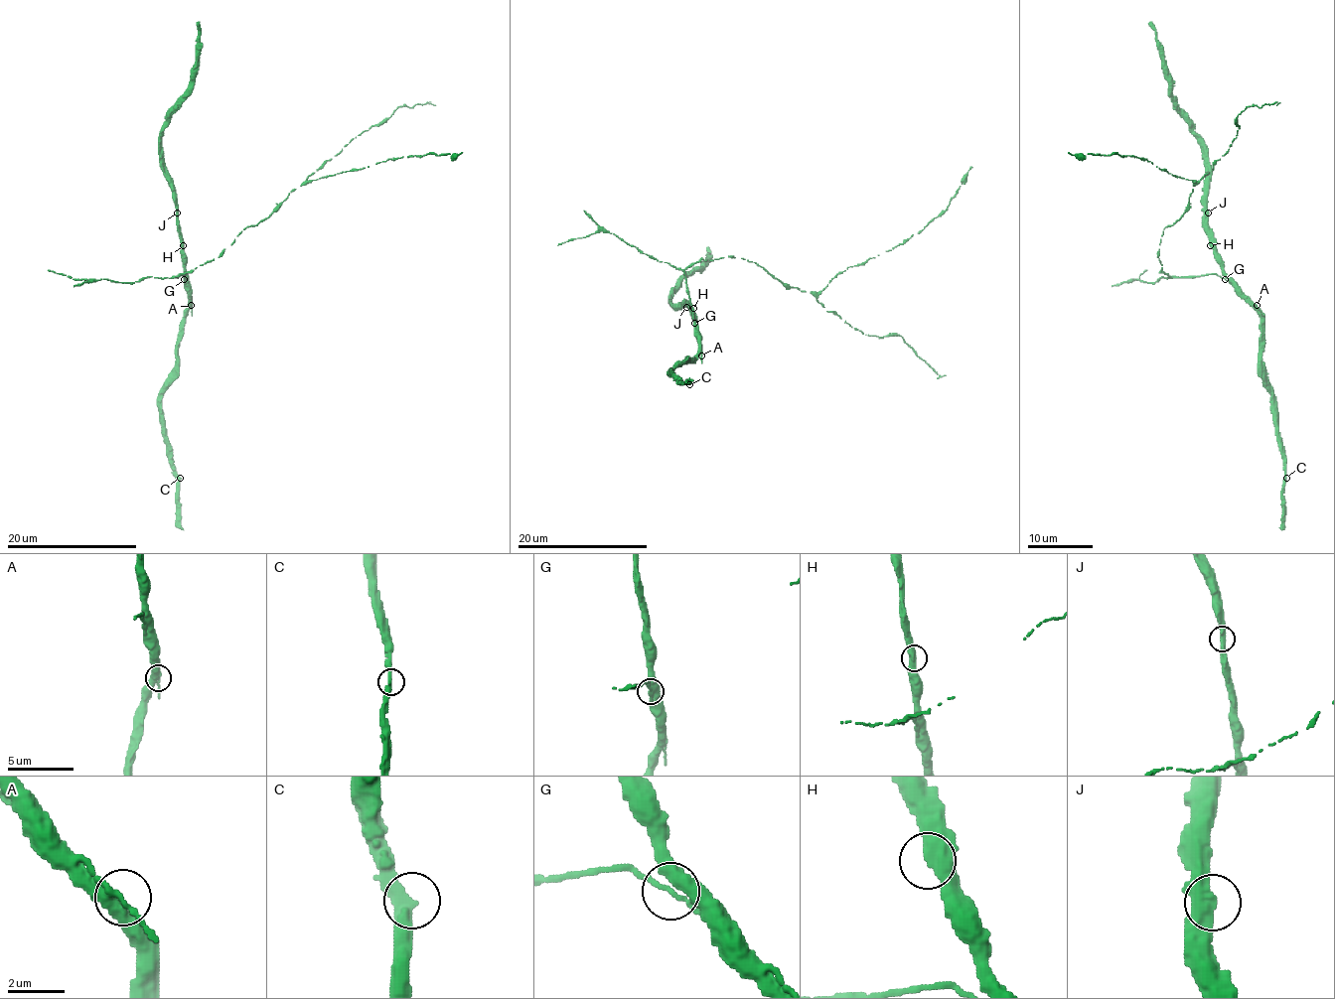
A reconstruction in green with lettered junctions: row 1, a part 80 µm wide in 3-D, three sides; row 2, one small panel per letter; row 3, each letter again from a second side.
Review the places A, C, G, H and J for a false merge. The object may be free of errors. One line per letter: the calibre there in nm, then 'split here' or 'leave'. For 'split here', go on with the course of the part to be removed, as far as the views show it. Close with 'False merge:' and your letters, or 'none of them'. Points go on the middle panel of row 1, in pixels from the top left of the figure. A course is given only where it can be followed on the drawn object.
A: 220 nm | leave
C: 400 nm | leave
G: 180 nm | leave
H: 420 nm | leave
J: 440 nm | leave
False merge: none of them

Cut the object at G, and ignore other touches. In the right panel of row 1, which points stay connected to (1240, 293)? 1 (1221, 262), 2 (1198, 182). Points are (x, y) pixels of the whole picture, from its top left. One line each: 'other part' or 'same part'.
1: same part
2: other part

